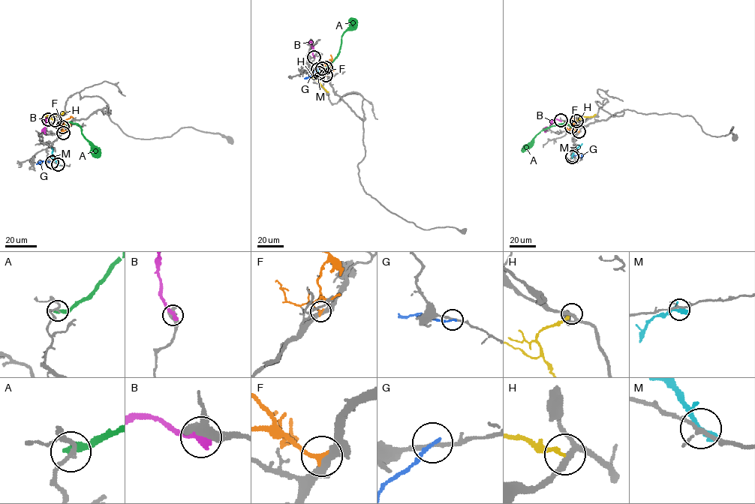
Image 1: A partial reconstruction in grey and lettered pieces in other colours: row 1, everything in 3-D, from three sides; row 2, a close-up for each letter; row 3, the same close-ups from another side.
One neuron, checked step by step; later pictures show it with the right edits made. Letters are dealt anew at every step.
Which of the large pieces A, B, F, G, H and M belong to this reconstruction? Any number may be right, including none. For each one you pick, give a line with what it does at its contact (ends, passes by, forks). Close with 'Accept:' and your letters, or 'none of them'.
Accept: none of them

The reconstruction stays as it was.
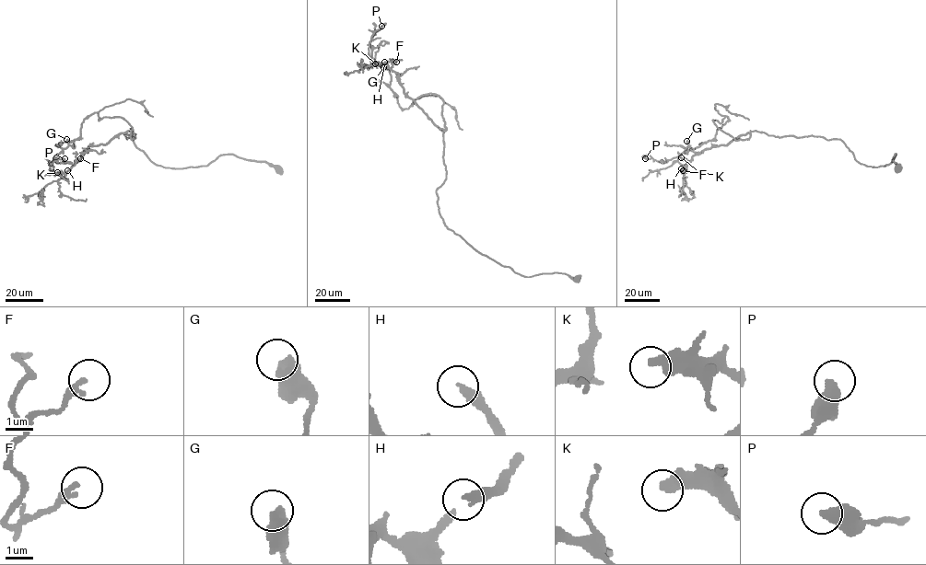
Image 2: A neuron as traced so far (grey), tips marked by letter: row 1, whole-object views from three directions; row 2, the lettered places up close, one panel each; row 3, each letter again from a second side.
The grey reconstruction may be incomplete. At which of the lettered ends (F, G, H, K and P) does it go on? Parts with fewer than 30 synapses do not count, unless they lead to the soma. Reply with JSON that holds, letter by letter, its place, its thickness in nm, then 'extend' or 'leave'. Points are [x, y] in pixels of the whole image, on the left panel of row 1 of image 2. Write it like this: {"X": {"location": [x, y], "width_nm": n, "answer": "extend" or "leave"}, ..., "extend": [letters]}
{"F": {"location": [80, 158], "width_nm": 240, "answer": "leave"}, "G": {"location": [66, 139], "width_nm": 550, "answer": "leave"}, "H": {"location": [67, 170], "width_nm": 340, "answer": "extend"}, "K": {"location": [57, 172], "width_nm": 420, "answer": "leave"}, "P": {"location": [64, 158], "width_nm": 480, "answer": "leave"}, "extend": ["H"]}

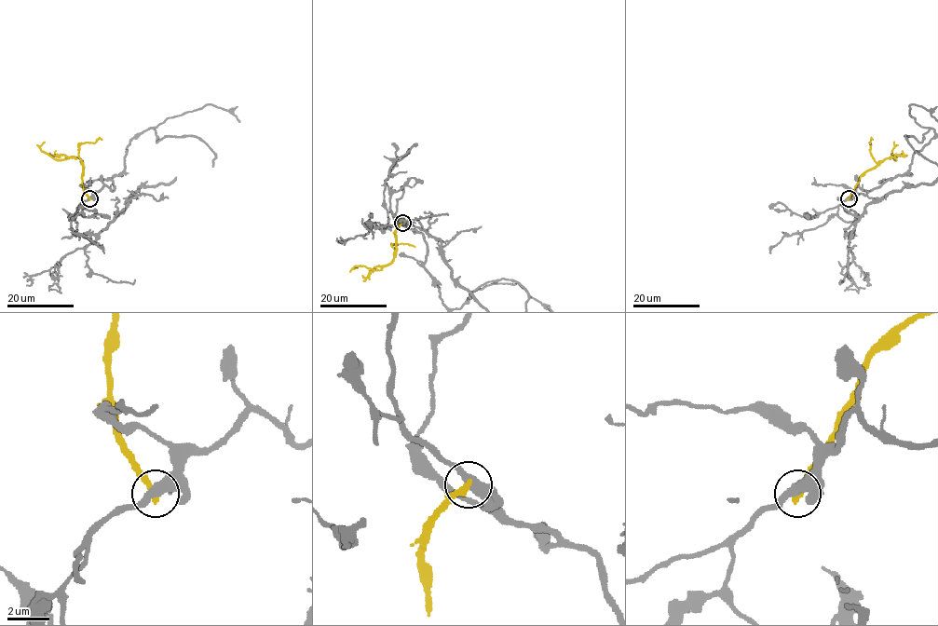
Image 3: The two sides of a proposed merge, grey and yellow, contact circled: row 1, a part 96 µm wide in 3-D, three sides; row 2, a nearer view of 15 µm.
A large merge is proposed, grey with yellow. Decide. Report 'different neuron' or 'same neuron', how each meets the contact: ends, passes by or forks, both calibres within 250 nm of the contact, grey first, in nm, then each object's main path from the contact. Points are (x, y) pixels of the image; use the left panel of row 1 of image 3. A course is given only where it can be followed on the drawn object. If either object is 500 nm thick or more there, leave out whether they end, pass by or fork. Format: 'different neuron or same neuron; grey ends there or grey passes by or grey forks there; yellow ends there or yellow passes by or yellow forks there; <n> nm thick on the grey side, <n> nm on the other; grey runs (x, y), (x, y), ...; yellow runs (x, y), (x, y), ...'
different neuron; grey passes by; yellow ends there; 440 nm thick on the grey side, 320 nm on the other; yellow runs (89, 198), (83, 187), (83, 164), (79, 158), (55, 159), (40, 149), (45, 142)

